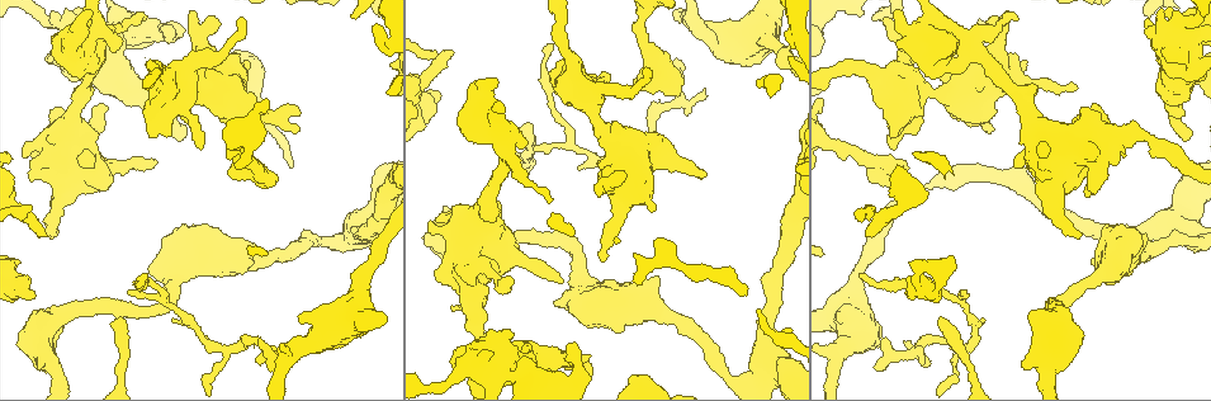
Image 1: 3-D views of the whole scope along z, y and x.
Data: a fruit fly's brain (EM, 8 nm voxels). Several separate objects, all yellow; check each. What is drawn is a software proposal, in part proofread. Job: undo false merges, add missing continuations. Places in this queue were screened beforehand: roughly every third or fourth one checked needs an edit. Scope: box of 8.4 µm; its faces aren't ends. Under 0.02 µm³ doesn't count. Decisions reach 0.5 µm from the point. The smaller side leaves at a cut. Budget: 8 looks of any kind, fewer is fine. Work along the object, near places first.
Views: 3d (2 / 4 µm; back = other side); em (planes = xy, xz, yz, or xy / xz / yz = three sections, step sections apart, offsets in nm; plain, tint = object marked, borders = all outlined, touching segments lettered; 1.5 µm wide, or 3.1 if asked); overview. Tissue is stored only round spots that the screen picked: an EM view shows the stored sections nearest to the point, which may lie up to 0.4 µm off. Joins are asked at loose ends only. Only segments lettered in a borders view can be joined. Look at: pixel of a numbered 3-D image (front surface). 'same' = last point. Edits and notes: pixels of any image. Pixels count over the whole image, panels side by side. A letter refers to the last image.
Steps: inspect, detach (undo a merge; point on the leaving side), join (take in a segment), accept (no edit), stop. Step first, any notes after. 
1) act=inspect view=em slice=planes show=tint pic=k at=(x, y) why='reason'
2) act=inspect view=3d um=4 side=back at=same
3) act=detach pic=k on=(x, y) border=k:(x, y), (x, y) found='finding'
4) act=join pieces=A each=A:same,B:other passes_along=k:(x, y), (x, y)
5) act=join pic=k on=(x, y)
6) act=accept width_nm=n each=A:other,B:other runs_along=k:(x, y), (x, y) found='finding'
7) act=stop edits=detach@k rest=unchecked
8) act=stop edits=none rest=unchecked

act=inspect view=3d um=2 pic=1 at=(538, 149) why='thin end'

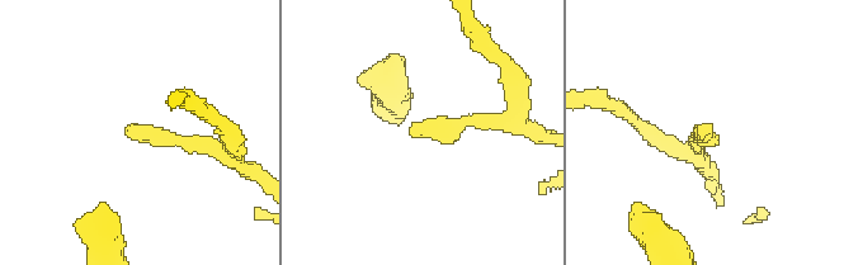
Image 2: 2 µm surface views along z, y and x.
act=inspect view=em slice=planes show=borders pic=2 at=(414, 136) why='now the EM'

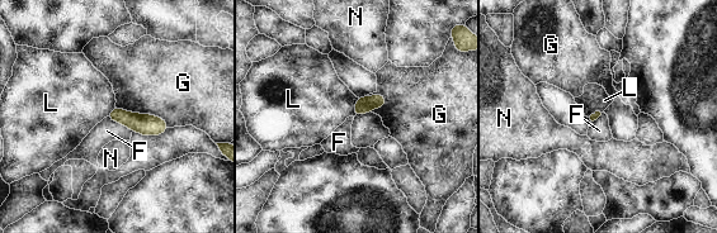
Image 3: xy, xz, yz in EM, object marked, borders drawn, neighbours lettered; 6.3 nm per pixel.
act=accept longest_contact=G:360nm each=F:other,G:other,L:other,N:other border=3:(358, 98), (354, 105), (354, 114) found='none of them fits'

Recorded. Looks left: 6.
act=inspect view=3d um=2 pic=1 at=(155, 160) why='branch stops here'

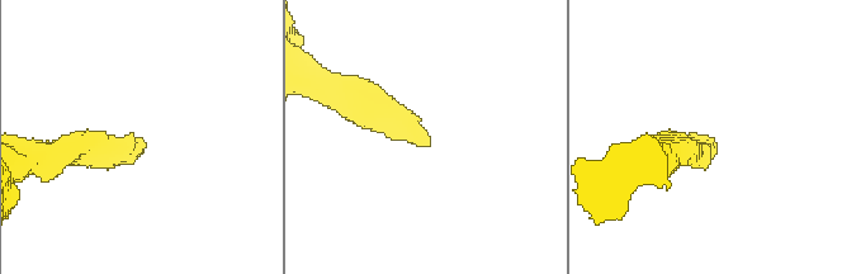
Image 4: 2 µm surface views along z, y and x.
act=inspect view=em slice=planes show=borders pic=4 at=(711, 149) why='now the EM'

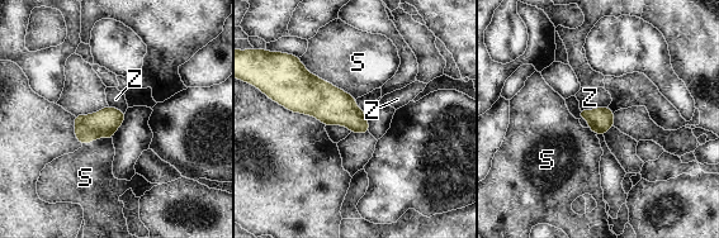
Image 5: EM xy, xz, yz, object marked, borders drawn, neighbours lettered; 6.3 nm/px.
act=accept width_nm=160 each=S:other,Z:other border=5:(608, 106), (580, 109) found='no lettered segment goes on from it'

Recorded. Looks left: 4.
act=inspect view=em slice=planes show=borders pic=1 at=(906, 341) why='branch stops here'

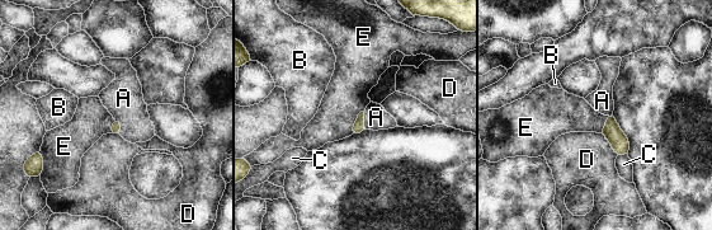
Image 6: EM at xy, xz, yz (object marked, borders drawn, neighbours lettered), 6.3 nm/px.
act=join pieces=A each=A:same,B:other,C:other,D:other,E:other passes_along=6:(116, 128), (119, 123), (123, 98) found='it goes on there'

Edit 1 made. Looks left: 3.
act=stop edits=join@6 rest=unchecked

